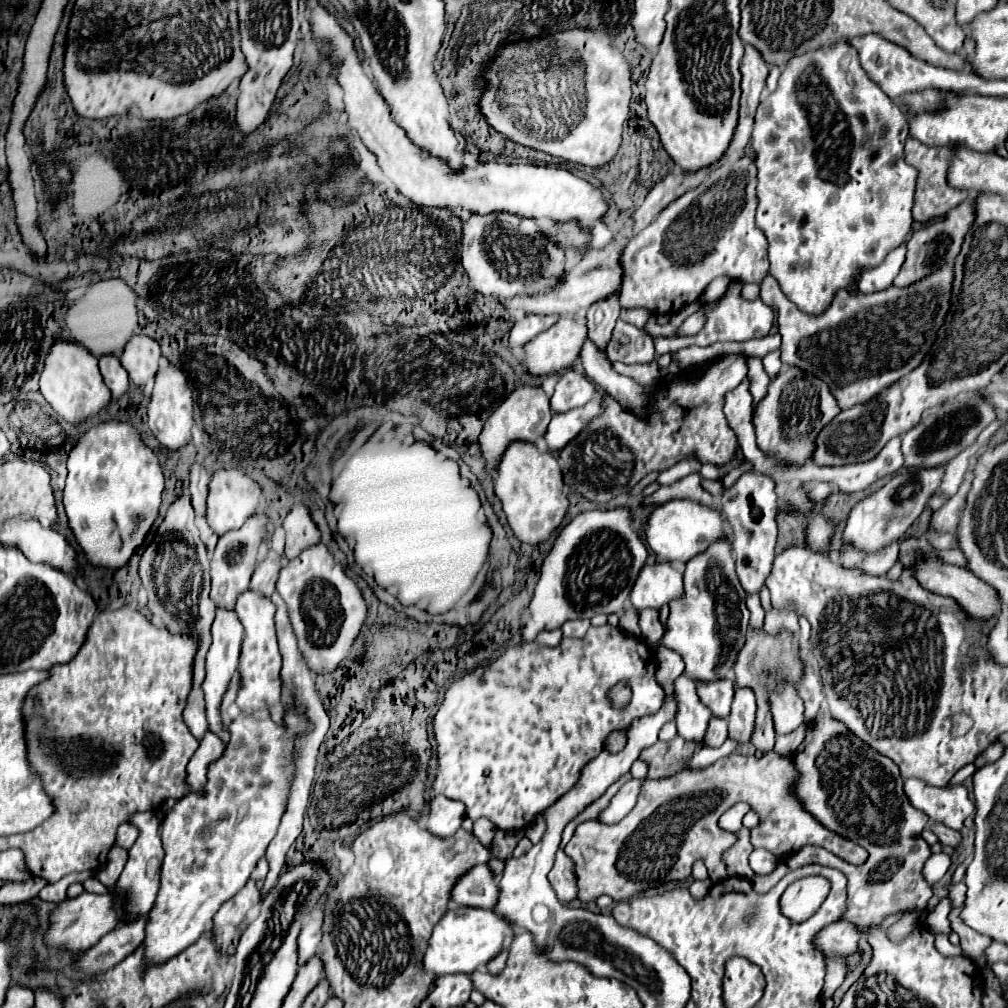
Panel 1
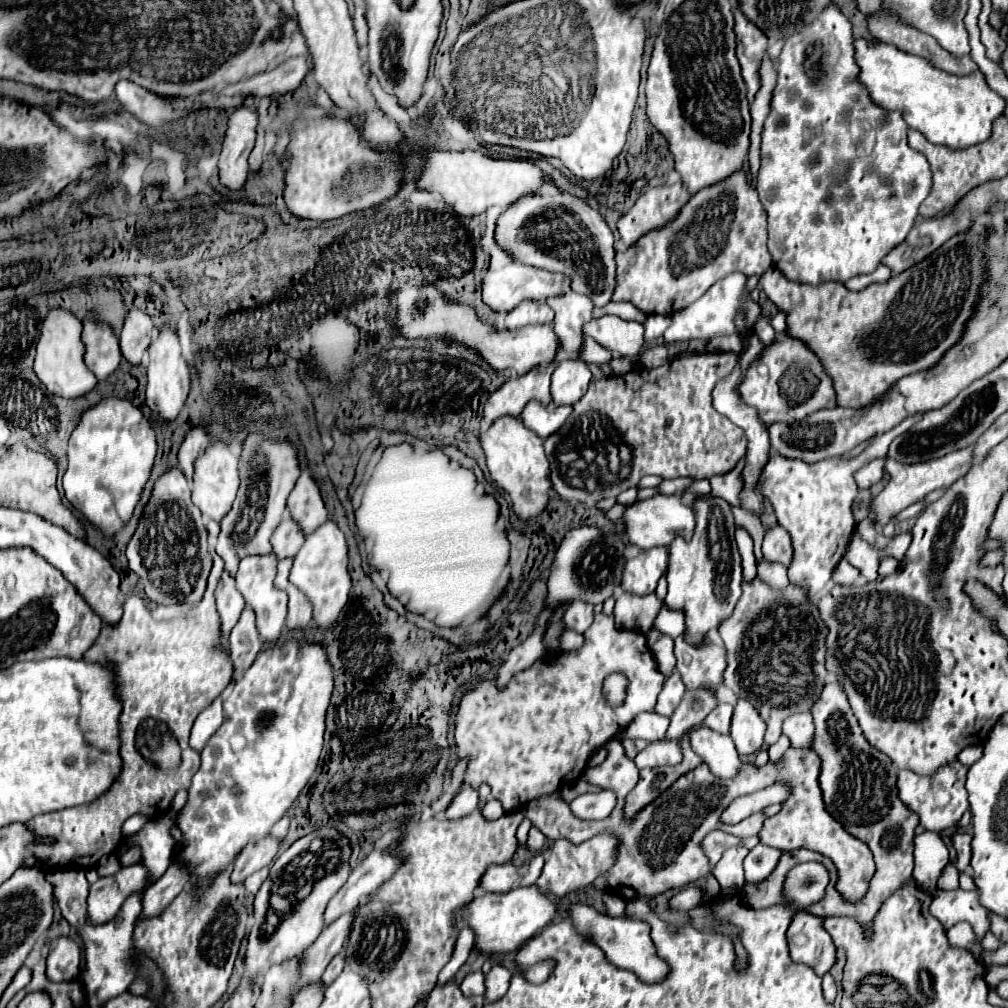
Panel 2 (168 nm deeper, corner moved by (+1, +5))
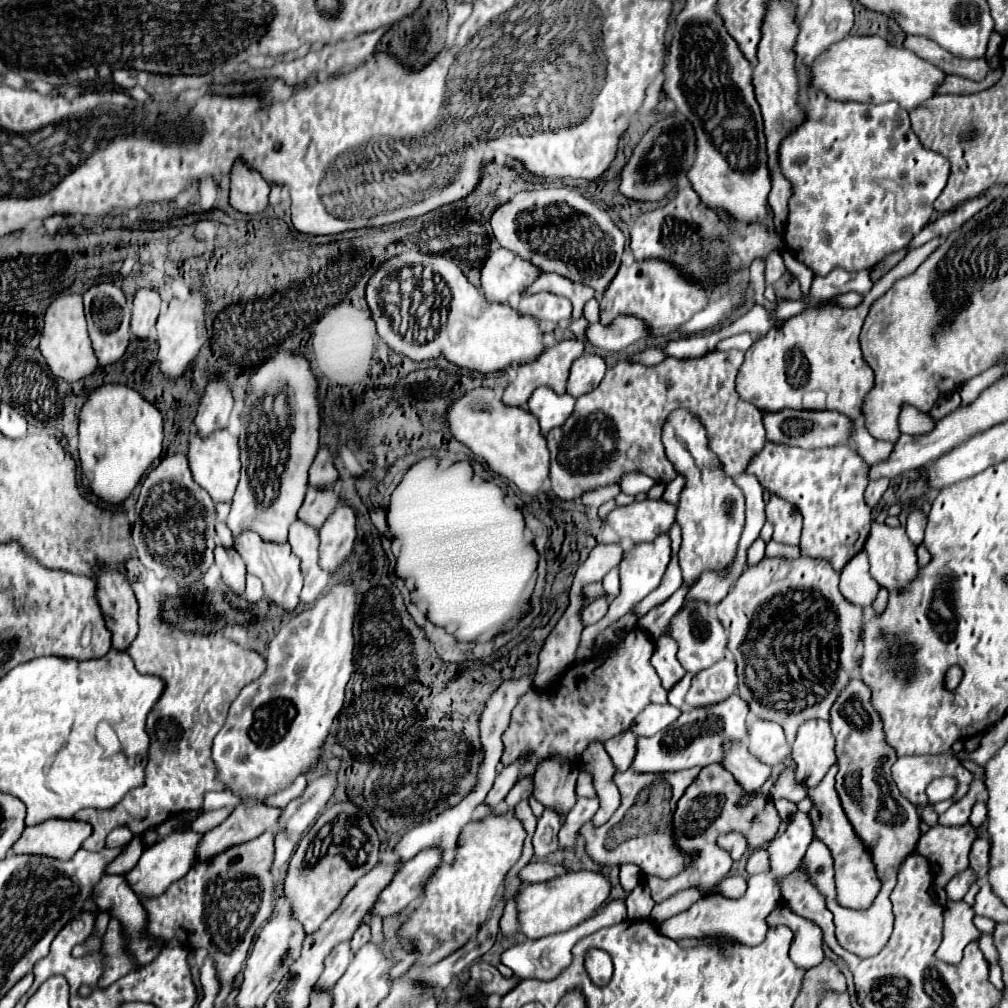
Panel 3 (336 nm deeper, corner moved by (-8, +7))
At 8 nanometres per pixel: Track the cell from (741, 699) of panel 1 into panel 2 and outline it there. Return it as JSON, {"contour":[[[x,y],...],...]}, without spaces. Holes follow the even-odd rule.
{"contour":[[[738,699],[732,715],[730,737],[740,757],[752,757],[764,745],[766,723],[748,699]]]}

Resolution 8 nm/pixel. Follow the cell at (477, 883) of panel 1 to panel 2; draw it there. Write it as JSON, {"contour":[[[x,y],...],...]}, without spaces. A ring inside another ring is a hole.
{"contour":[[[512,863],[490,865],[484,871],[484,875],[480,877],[478,889],[486,891],[486,893],[506,893],[516,885],[518,879],[520,879],[520,871],[516,865],[512,865]]]}

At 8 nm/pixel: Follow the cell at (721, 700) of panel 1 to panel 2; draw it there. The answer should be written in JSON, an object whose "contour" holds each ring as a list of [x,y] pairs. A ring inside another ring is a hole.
{"contour":[[[682,635],[674,639],[676,647],[676,669],[682,677],[686,689],[708,689],[718,691],[722,685],[722,673],[726,669],[726,651],[716,643],[706,643],[706,647],[690,647],[682,641]]]}

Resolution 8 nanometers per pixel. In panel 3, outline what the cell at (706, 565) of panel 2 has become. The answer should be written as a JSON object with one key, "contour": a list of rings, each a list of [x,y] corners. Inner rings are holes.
{"contour":[[[689,409],[671,411],[663,423],[661,441],[667,459],[673,463],[675,471],[685,477],[685,487],[677,503],[677,523],[683,531],[679,563],[683,569],[683,581],[689,583],[699,579],[703,569],[723,567],[735,557],[745,523],[745,497],[733,477],[725,475],[719,457],[709,449],[707,431],[695,413]]]}

